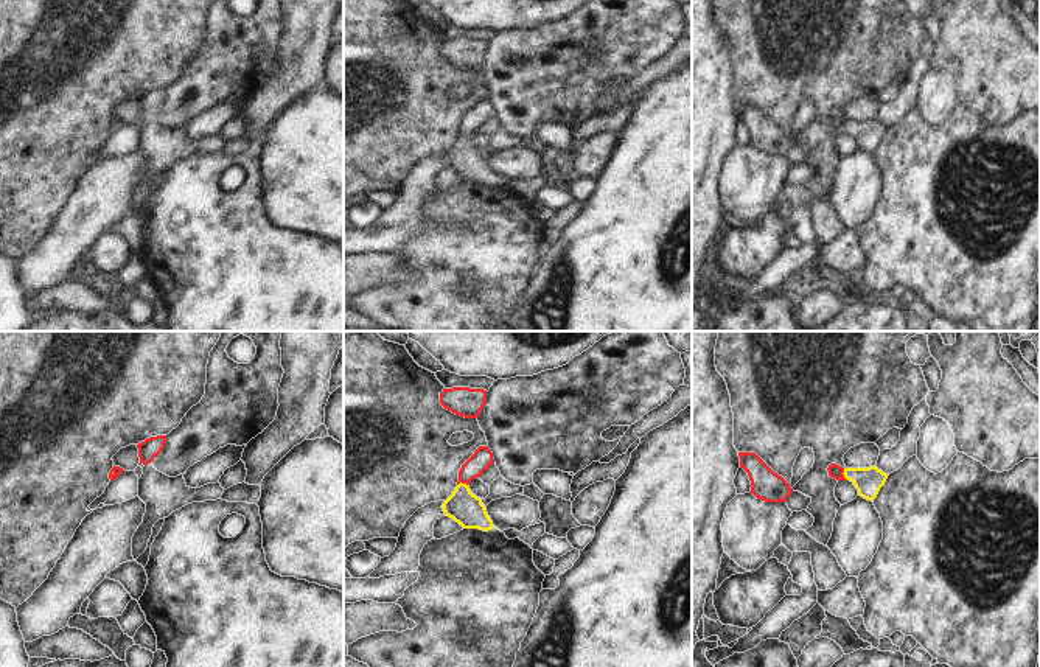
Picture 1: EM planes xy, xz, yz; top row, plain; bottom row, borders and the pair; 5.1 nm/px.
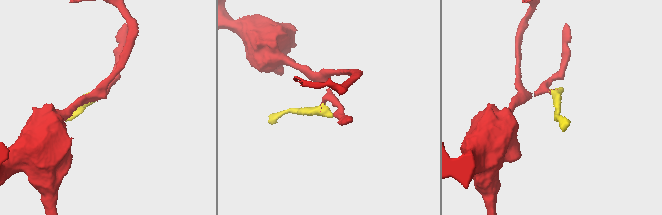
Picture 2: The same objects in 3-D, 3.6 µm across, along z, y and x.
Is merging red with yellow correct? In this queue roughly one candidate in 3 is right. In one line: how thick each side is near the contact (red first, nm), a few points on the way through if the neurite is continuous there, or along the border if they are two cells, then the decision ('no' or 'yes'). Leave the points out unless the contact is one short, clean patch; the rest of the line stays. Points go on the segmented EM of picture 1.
calibres 110 and 170 nm; way xz (482, 457), (462, 482), (462, 506); yes

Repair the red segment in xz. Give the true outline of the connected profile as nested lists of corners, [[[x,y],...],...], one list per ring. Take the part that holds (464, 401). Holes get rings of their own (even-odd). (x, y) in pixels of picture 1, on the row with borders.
[[[469,387],[443,389],[440,404],[455,415],[477,418],[487,403],[487,390]]]

